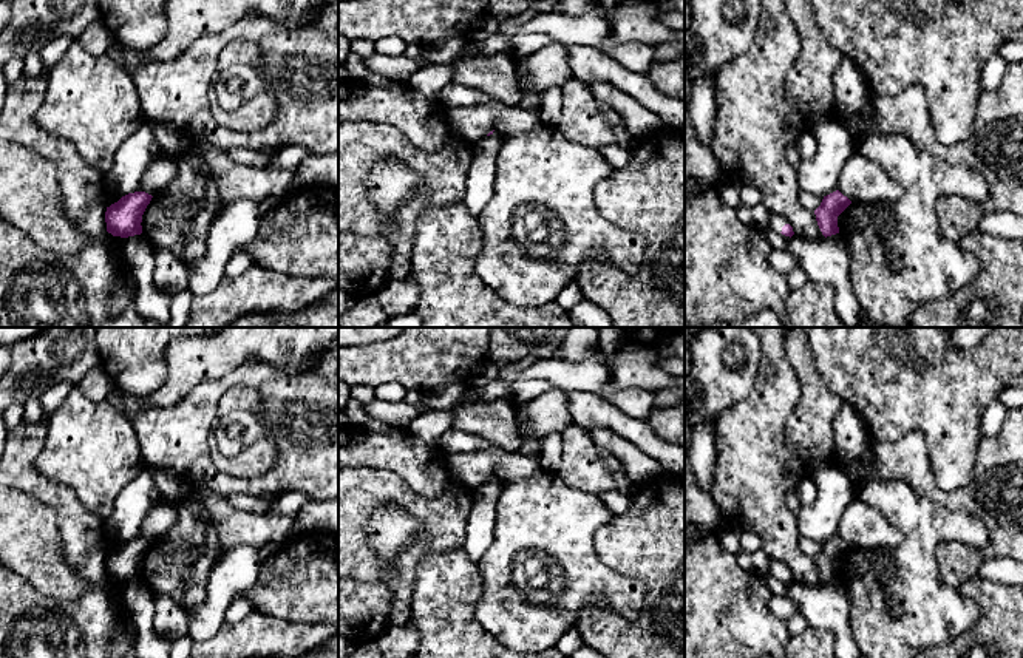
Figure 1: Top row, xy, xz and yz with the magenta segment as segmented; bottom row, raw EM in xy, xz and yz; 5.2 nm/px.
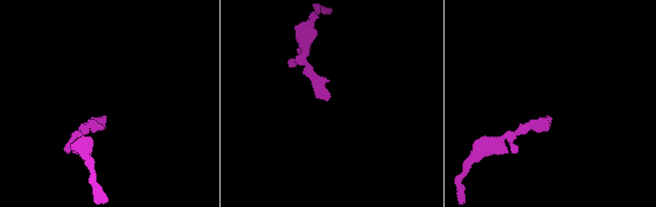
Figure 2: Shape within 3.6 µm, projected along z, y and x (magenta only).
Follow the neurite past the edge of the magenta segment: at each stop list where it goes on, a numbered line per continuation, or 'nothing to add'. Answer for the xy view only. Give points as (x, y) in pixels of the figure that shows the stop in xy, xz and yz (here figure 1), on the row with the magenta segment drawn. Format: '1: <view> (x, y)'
nothing to add

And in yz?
1: yz (776, 221)

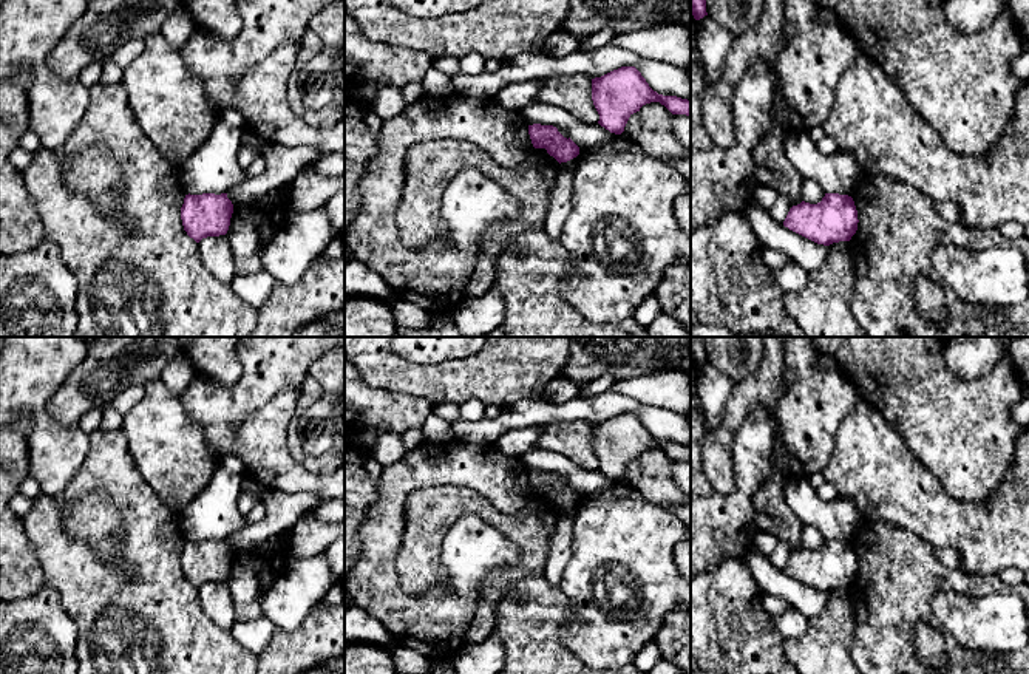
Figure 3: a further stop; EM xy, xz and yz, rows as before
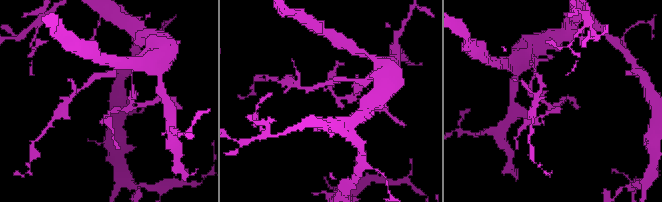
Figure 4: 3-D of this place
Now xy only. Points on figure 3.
nothing to add

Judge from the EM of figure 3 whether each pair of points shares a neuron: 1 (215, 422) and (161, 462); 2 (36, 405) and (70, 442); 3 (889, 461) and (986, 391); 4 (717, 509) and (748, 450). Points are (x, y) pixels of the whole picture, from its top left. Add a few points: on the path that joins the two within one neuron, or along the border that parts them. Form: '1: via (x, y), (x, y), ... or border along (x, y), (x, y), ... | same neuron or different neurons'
1: border along (181, 402), (217, 459) | different neurons
2: via (39, 416), (59, 436) | same neuron
3: border along (886, 418), (906, 439), (912, 453), (932, 473) | different neurons
4: via (734, 500), (747, 486), (748, 467) | same neuron

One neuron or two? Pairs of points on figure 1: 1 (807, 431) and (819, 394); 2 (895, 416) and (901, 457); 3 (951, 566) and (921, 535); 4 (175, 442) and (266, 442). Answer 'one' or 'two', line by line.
1: one
2: two
3: two
4: two

